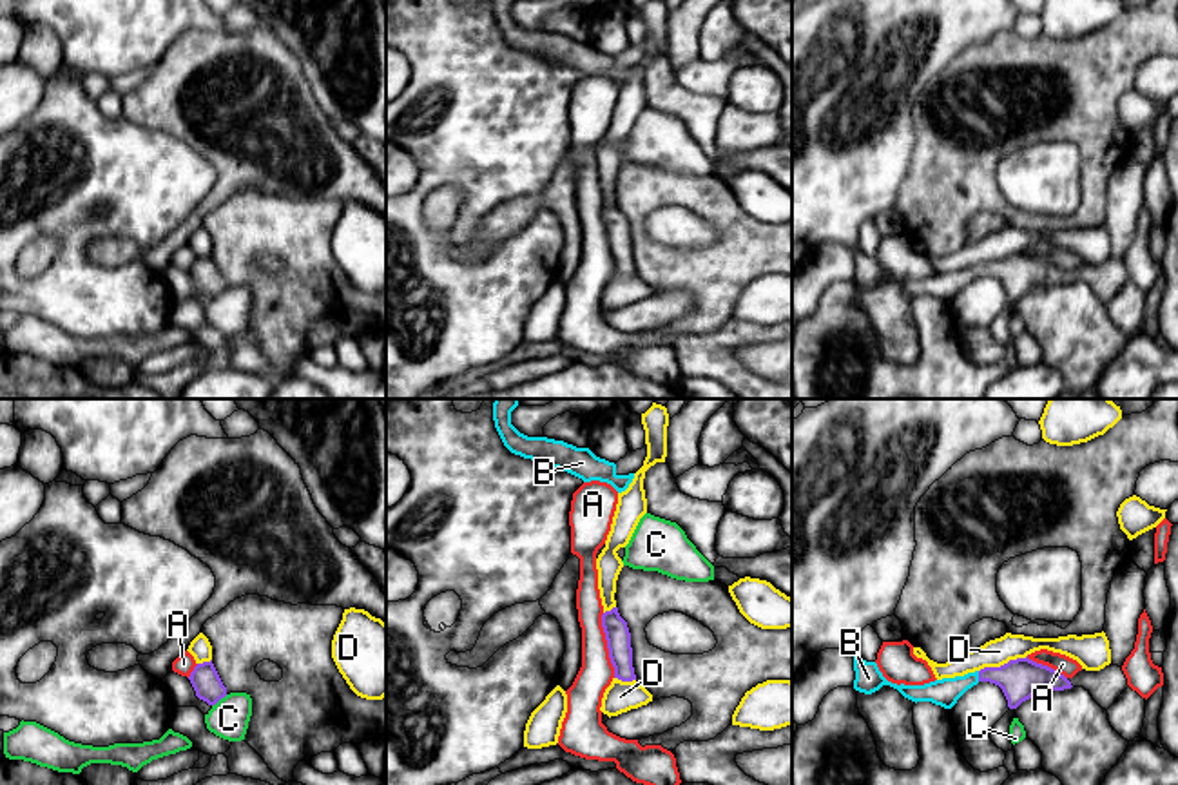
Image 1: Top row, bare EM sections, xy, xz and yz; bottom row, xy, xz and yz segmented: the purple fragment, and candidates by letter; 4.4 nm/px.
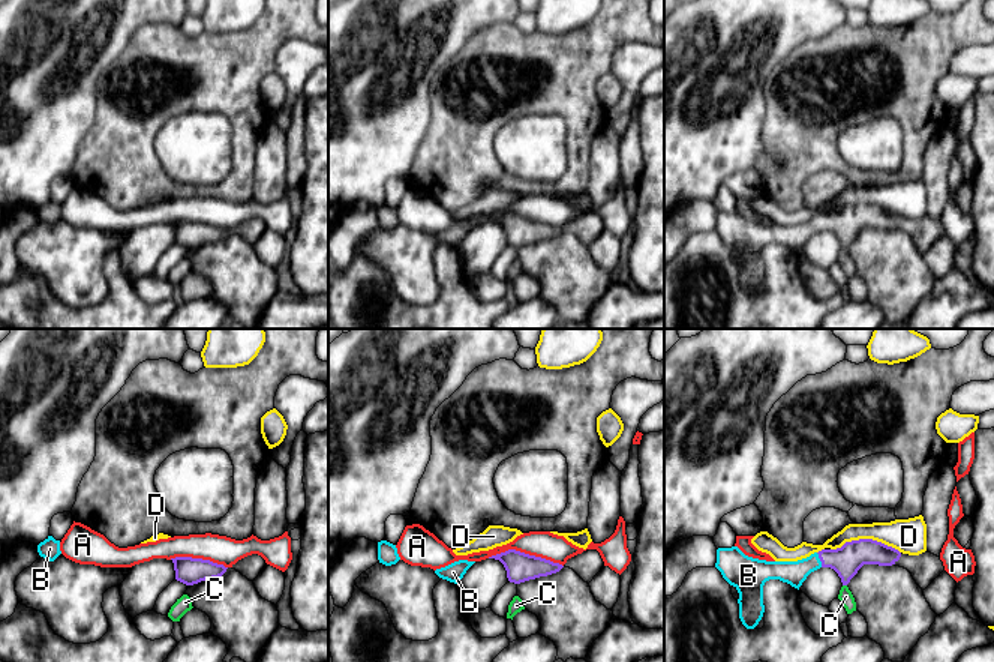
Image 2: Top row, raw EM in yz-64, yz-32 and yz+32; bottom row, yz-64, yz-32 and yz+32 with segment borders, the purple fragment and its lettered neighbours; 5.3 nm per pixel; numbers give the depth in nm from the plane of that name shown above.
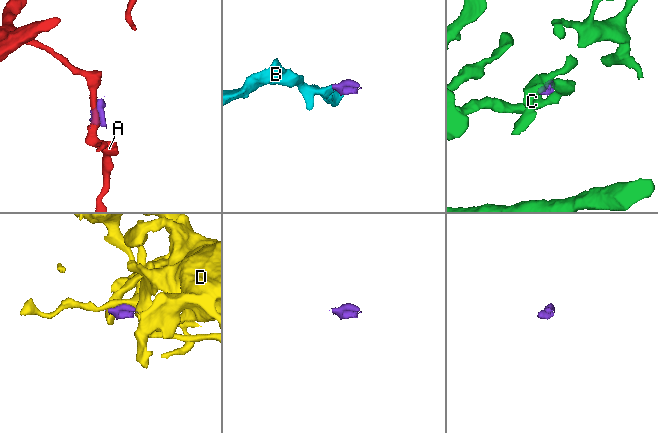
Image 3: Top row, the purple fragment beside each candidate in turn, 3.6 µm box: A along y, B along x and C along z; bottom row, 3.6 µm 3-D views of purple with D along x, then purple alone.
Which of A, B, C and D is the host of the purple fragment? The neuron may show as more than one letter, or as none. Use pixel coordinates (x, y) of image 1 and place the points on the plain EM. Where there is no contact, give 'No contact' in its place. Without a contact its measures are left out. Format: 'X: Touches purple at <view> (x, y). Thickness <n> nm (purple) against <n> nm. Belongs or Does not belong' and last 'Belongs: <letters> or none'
A: Touches purple at xz (608, 240). Thickness 110 nm (purple) against 160 nm. Does not belong
B: Touches purple at yz (979, 271). Thickness 180 nm (purple) against 120 nm. Belongs
C: Touches purple at xy (220, 292). Thickness 130 nm (purple) against 180 nm. Does not belong
D: Touches purple at yz (1004, 258). Thickness 180 nm (purple) against 120 nm. Does not belong
Belongs: B

